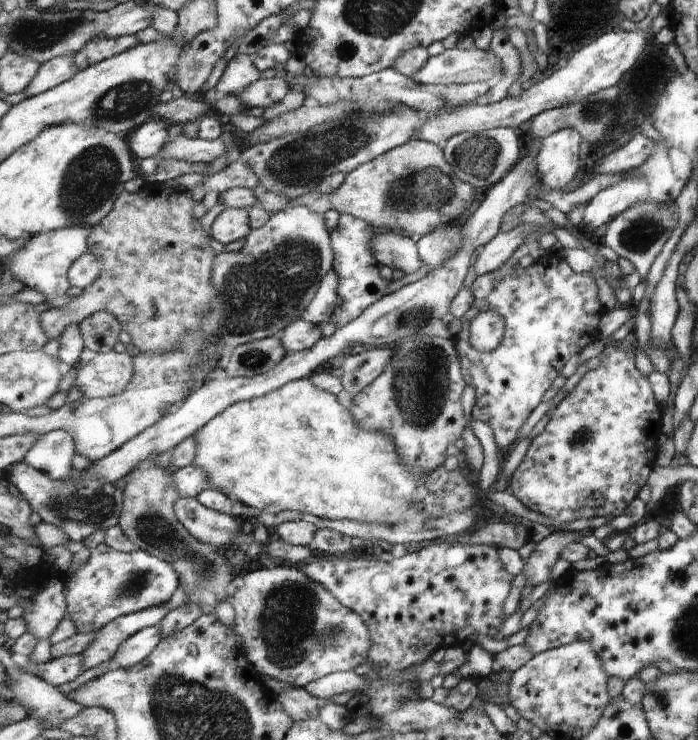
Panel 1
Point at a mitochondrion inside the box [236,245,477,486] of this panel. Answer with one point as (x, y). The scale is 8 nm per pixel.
(422, 379)

